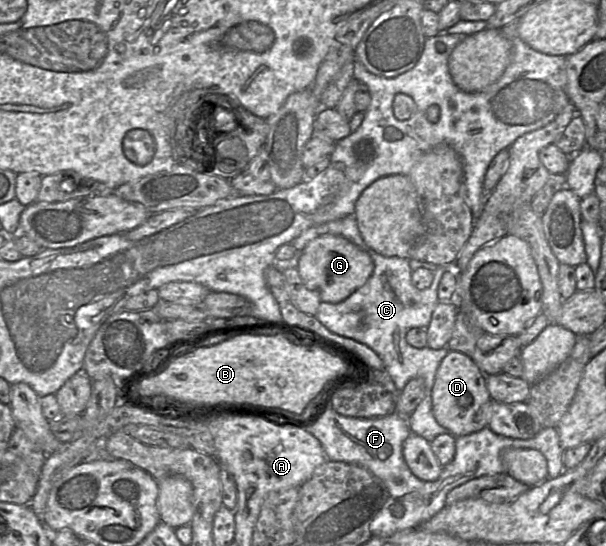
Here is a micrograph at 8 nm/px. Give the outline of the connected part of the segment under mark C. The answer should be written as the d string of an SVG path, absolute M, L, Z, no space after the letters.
M354 215L310 227L290 244L299 253L310 241L324 234L342 236L366 251L374 261L374 271L367 282L344 301L337 304L321 302L315 317L331 332L365 344L376 352L398 391L402 391L411 379L423 378L425 397L408 418L411 433L421 436L429 443L438 435L448 433L448 430L440 426L433 415L431 398L435 375L441 361L448 354L448 347L439 350L427 346L417 349L407 343L406 333L411 328L428 328L432 313L439 303L438 287L442 276L449 268L453 269L453 266L438 266L432 284L427 289L417 289L412 284L413 271L409 259L385 257L369 248L361 236Z

